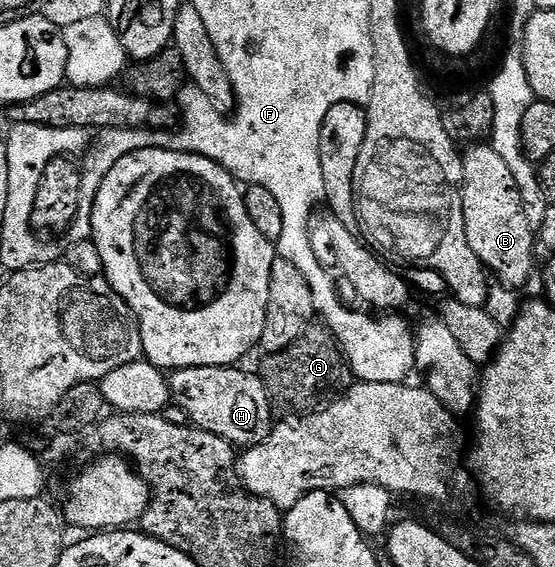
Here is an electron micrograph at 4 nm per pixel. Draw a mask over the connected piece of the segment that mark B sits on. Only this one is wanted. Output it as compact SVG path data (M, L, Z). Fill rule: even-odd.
M491 143L469 145L463 150L464 159L464 218L466 219L466 239L470 243L470 251L478 255L478 259L489 274L496 273L499 284L509 287L521 287L532 277L532 268L536 265L536 249L538 237L534 232L534 222L526 215L526 207L522 203L522 195L518 183L514 183L514 174L506 167L506 159L494 151Z

